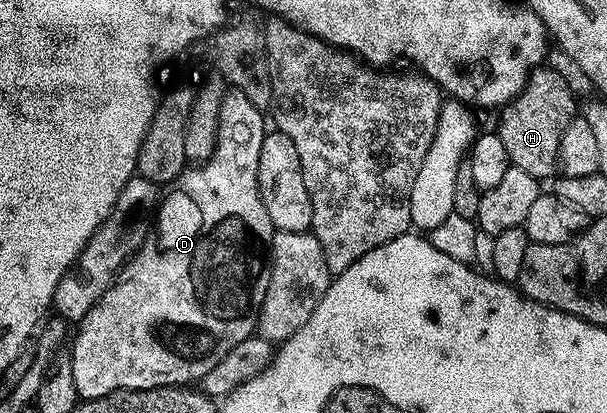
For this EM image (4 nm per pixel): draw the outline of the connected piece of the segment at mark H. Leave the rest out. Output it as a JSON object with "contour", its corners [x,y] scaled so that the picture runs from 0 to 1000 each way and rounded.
{"contour":[[[893,157],[873,172],[871,194],[865,201],[863,215],[840,249],[824,262],[825,300],[815,308],[815,322],[829,341],[829,354],[835,358],[840,397],[862,409],[862,419],[875,419],[875,429],[881,429],[886,438],[898,438],[898,431],[903,436],[919,412],[921,341],[928,332],[928,312],[934,312],[934,303],[952,276],[954,249],[949,247],[952,242],[941,215],[934,211],[932,199],[921,186],[921,177],[911,174],[904,160]]]}

